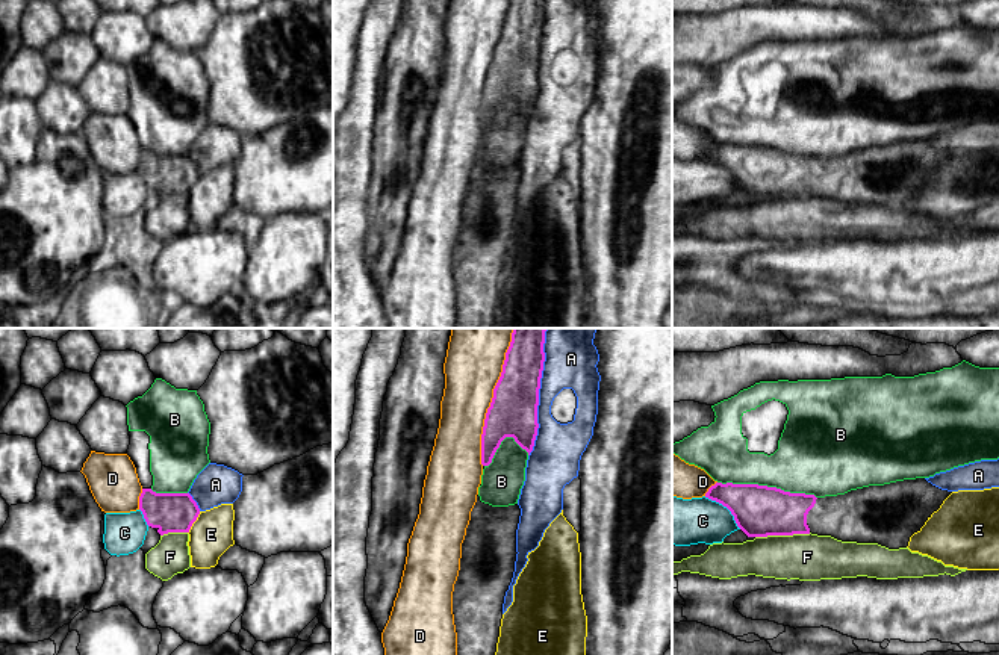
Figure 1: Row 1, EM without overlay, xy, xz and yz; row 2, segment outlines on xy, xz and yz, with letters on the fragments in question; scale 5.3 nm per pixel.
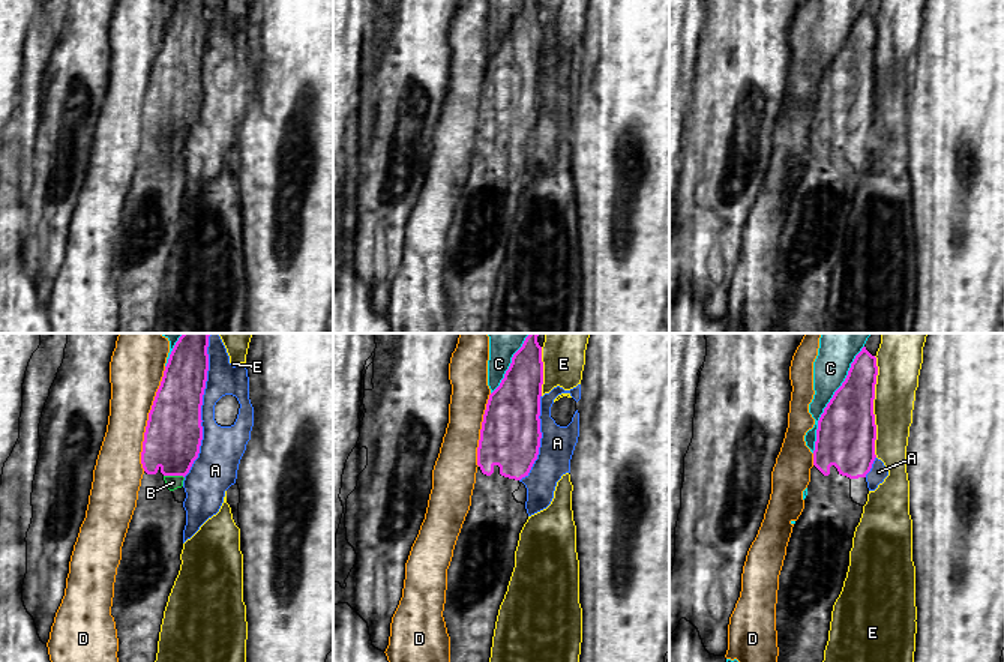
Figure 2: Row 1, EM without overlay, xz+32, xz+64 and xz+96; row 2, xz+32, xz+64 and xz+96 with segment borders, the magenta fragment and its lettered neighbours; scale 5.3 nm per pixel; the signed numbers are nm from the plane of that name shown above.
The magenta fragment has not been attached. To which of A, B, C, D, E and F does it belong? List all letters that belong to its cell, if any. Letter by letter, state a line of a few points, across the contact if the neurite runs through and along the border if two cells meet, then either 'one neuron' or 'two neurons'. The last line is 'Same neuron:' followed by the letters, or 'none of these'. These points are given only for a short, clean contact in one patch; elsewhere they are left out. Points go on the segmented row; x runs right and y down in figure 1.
A: two neurons
B: two neurons
C: two neurons
D: two neurons
E: two neurons
F: yz (810, 533), (756, 537) | two neurons
Same neuron: none of these

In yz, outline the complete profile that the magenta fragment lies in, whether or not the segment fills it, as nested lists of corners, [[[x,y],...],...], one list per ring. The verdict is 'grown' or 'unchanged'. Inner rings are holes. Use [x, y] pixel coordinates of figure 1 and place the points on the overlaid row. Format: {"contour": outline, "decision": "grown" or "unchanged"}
{"contour": [[[925,478],[869,486],[845,495],[816,498],[758,484],[716,483],[705,498],[727,507],[737,526],[748,537],[817,534],[842,542],[878,543],[889,549],[907,548],[910,537],[920,531],[952,492],[941,490]]], "decision": "grown"}

